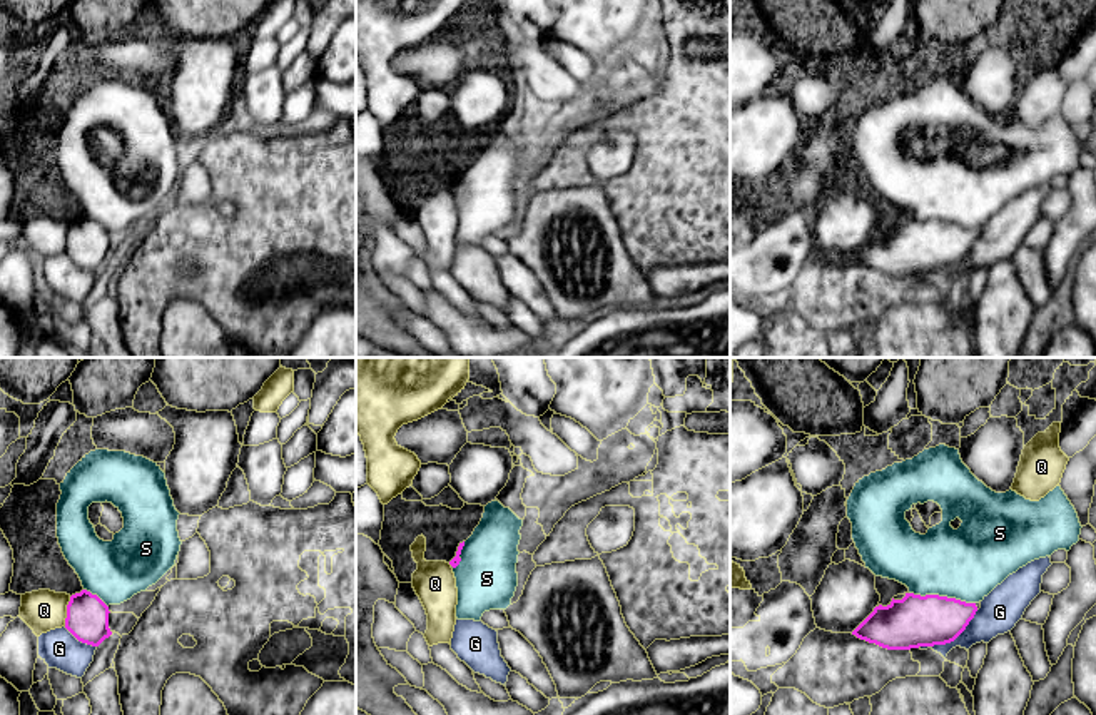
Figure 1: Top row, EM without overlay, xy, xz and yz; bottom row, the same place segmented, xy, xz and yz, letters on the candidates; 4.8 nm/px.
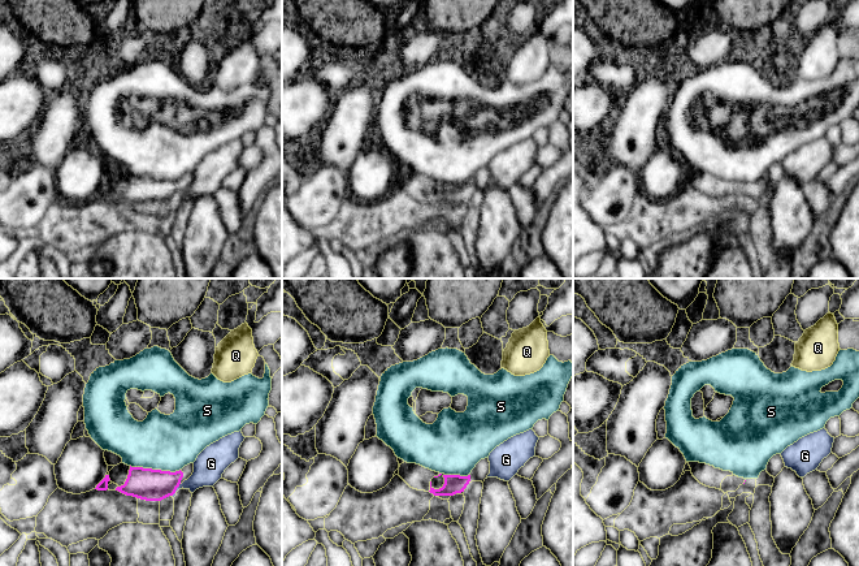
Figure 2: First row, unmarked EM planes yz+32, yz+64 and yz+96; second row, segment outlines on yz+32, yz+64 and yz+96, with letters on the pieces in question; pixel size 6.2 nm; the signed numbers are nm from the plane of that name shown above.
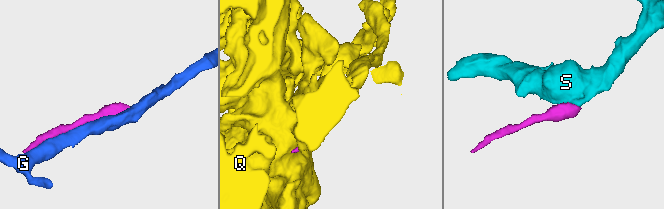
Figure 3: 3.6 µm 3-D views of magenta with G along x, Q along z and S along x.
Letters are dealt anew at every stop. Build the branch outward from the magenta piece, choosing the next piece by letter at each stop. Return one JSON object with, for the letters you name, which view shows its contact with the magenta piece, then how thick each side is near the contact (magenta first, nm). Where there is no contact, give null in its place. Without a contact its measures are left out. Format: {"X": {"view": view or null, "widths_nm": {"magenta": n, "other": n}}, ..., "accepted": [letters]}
{"accepted": []}

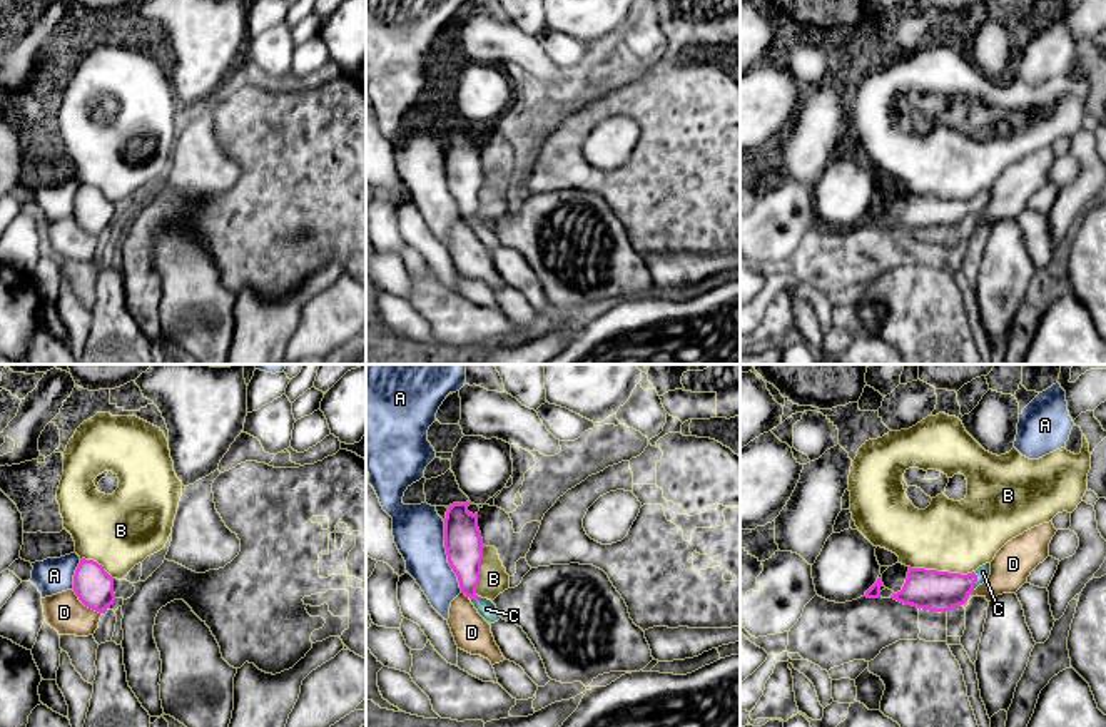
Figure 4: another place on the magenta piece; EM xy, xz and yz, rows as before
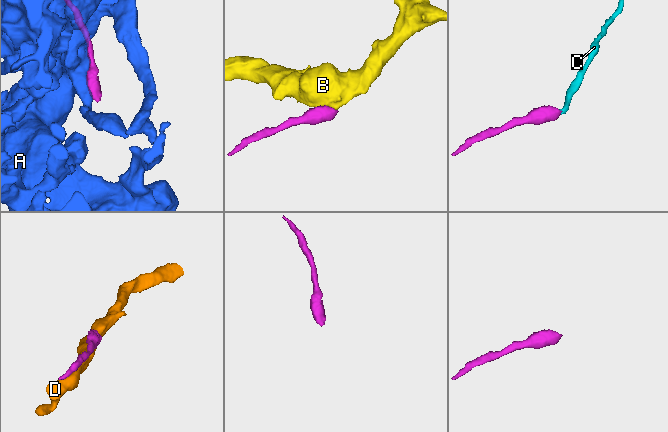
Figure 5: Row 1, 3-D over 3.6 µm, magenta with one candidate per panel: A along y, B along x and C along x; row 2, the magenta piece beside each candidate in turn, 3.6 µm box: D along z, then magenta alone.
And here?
{"C": {"view": "yz", "widths_nm": {"magenta": 200, "other": 70}}, "accepted": ["C"]}

